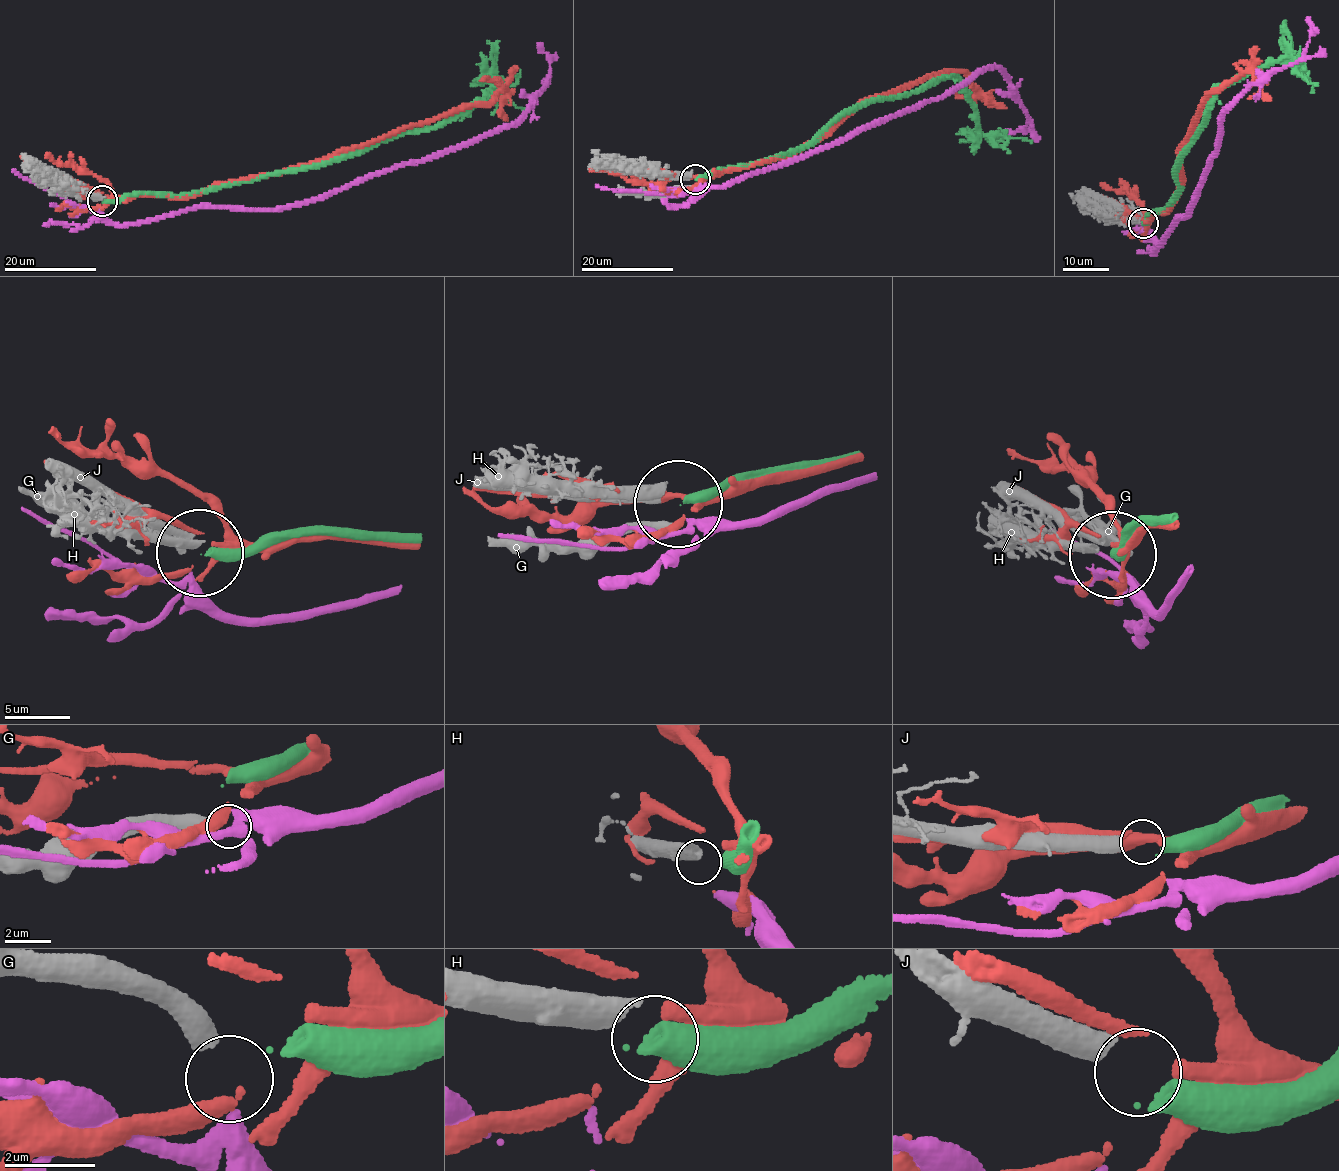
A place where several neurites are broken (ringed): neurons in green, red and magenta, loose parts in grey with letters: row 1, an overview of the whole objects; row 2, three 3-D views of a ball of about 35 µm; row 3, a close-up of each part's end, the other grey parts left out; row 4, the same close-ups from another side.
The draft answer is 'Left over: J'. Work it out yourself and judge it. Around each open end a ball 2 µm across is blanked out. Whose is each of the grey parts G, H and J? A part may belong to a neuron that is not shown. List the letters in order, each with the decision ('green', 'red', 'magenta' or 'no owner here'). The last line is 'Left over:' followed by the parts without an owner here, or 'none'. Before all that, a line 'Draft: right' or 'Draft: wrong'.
Draft: wrong
G: magenta
H: no owner here
J: green
Left over: H

